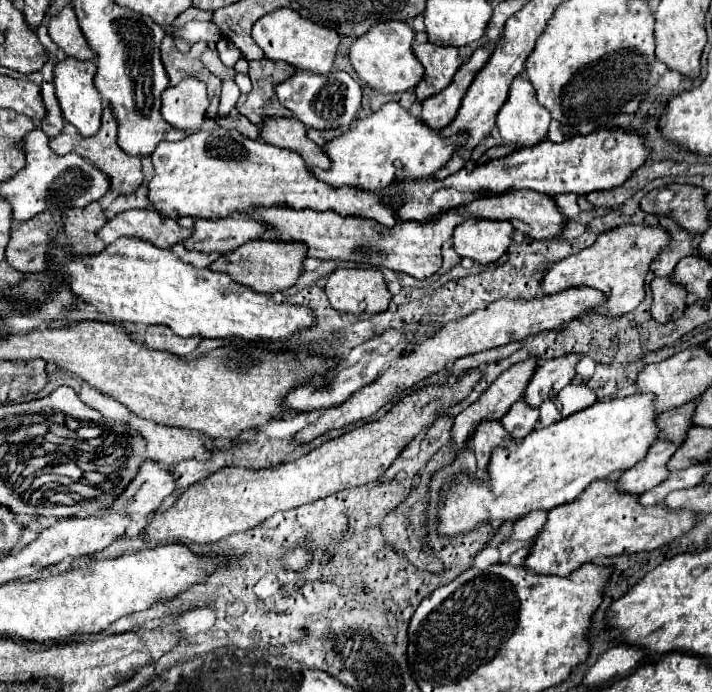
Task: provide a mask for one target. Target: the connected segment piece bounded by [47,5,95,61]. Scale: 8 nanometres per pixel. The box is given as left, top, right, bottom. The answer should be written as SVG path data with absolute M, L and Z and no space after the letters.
M65 5L57 15L51 15L47 29L49 37L65 51L65 55L81 61L95 59L95 51L87 45L87 41L83 41L83 33L79 33L79 25L75 21L75 11L71 9L71 5Z

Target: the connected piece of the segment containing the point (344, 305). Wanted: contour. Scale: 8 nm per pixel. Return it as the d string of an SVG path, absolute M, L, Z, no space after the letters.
M335 269L327 277L325 293L333 309L355 315L375 315L391 303L391 293L377 269Z

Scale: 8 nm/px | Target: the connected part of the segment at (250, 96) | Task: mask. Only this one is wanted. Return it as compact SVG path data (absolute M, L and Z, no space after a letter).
M259 59L259 61L249 61L249 79L253 83L253 89L247 95L241 95L237 101L239 113L243 113L247 119L253 121L253 125L261 125L265 117L271 115L281 115L281 117L291 117L291 111L279 105L273 85L279 81L285 81L291 77L295 69L287 63L273 61L273 59Z

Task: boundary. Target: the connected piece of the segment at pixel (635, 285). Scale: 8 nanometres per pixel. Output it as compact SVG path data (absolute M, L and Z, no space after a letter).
M619 227L607 233L601 233L597 241L579 251L577 255L571 255L559 263L555 263L541 281L541 293L551 295L565 291L569 287L593 287L605 295L605 303L591 309L591 315L603 315L603 317L621 317L629 311L633 311L645 297L645 273L649 263L655 259L655 255L669 245L669 233L661 227Z

